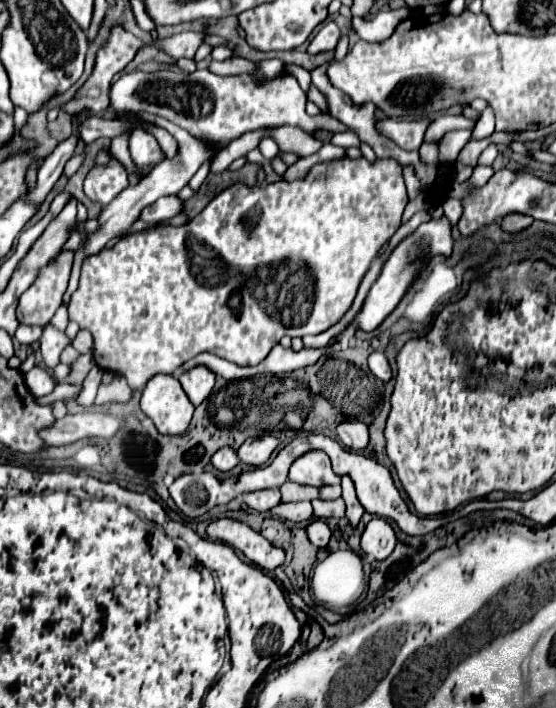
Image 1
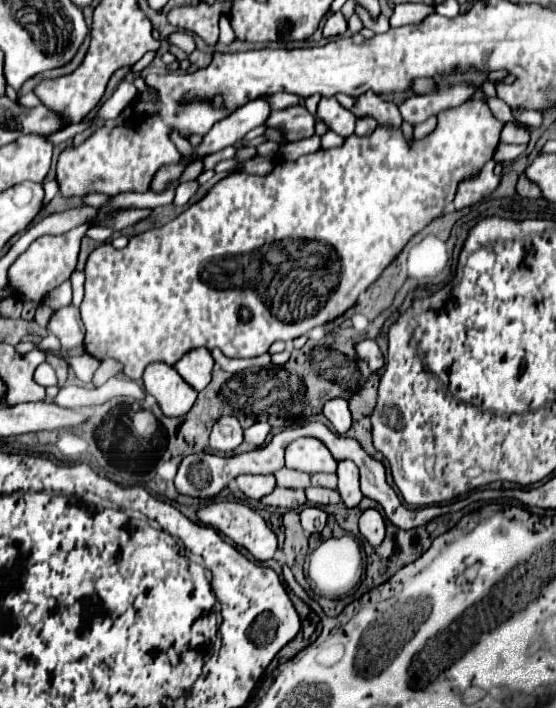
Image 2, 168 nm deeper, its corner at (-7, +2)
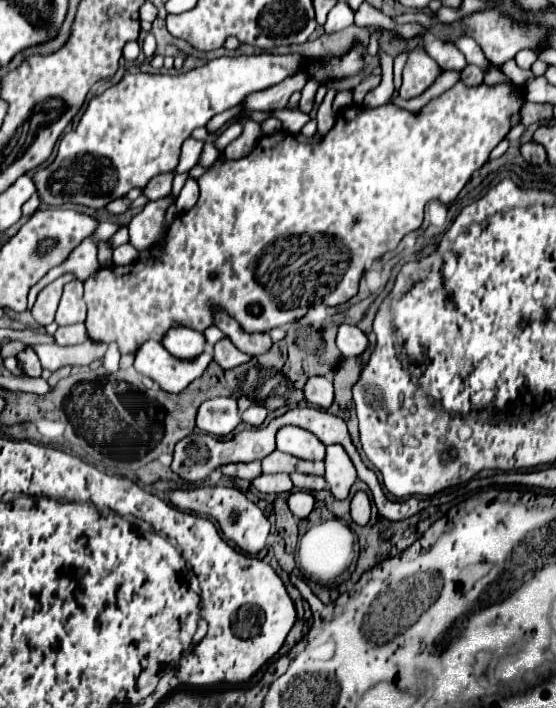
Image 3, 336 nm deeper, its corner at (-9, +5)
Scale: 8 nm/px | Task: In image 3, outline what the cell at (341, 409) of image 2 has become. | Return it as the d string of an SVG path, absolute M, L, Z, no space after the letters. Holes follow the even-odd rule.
M310 376L308 382L304 384L304 400L320 406L320 408L330 408L334 400L334 386L330 376Z

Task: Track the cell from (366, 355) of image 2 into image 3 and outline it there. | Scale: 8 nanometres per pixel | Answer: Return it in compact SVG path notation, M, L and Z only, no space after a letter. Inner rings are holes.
M340 324L338 334L336 334L336 346L342 352L342 356L346 356L346 358L360 356L368 346L368 338L364 336L364 332L358 326Z

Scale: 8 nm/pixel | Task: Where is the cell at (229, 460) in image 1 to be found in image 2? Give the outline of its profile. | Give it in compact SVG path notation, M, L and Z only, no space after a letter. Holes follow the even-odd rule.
M222 417L214 423L212 435L210 435L210 449L220 453L232 453L236 447L240 447L244 441L242 427L236 417Z

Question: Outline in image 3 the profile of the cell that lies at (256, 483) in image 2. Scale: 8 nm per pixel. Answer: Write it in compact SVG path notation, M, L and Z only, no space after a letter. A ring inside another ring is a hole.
M236 462L236 464L228 464L228 466L220 466L224 476L238 476L244 480L254 480L256 476L262 474L260 470L260 462Z

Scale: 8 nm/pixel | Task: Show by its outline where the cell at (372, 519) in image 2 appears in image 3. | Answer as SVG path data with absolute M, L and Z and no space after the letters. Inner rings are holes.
M356 492L350 500L350 516L356 524L364 526L370 520L370 500L364 492Z

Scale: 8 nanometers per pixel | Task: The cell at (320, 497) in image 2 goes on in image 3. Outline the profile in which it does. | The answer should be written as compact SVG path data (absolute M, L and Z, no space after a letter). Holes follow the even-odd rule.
M292 472L292 484L296 490L324 490L326 482L322 476L316 474L300 474L300 472Z

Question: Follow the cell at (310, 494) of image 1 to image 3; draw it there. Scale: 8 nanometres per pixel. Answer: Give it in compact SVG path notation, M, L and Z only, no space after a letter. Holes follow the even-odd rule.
M274 450L272 454L268 454L268 458L262 460L262 472L264 474L272 474L272 472L294 472L294 466L296 466L296 458L290 456L290 454L284 454L280 450Z

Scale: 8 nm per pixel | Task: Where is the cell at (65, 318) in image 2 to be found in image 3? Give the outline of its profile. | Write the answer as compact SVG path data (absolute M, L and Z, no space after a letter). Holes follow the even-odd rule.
M74 278L68 284L64 284L64 292L56 310L56 324L64 326L64 324L76 324L76 322L84 322L86 318L86 302L84 298L84 286L82 280Z

